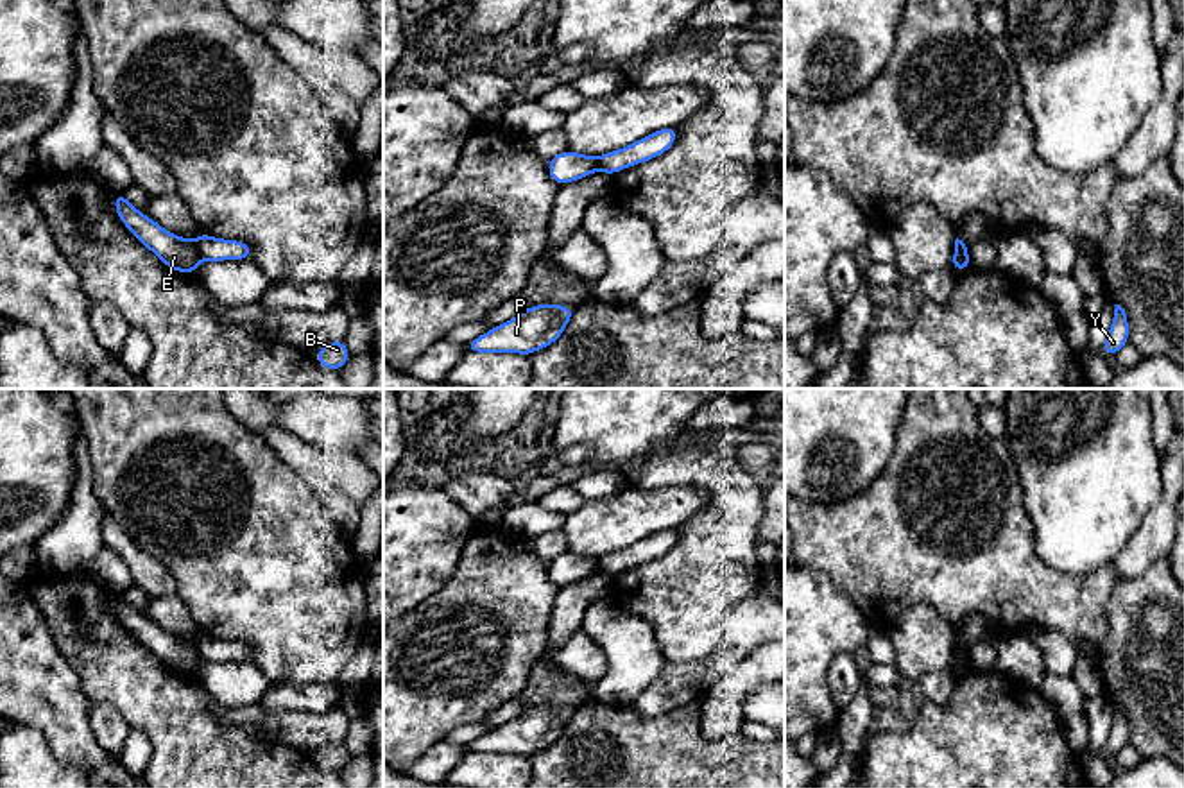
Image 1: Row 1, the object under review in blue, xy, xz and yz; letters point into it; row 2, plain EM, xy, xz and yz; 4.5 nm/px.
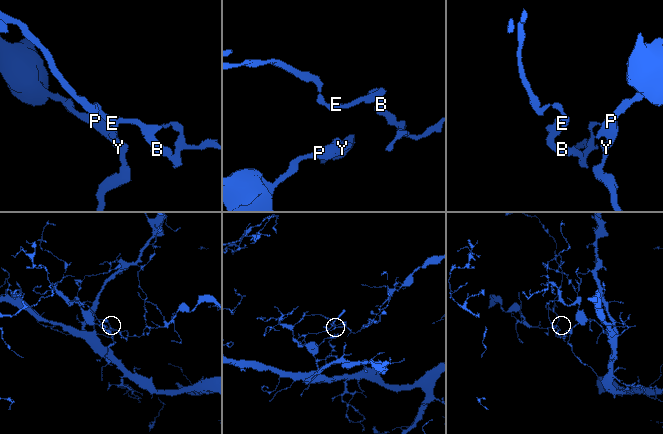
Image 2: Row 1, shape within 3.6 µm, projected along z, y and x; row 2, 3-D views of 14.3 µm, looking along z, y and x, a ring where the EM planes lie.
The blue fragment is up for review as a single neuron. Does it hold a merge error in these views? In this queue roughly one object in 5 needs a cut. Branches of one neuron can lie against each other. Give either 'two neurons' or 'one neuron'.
two neurons

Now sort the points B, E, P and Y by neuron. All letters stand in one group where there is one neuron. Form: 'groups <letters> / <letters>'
groups B / E P Y

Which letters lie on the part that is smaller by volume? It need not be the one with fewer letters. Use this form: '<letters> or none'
B

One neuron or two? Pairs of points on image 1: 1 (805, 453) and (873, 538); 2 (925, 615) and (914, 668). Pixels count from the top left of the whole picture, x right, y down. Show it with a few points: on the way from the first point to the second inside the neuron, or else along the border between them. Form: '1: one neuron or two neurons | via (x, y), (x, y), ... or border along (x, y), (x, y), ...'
1: two neurons | border along (878, 475), (851, 496), (830, 504), (803, 502)
2: one neuron | via (921, 627), (921, 647), (916, 656)

